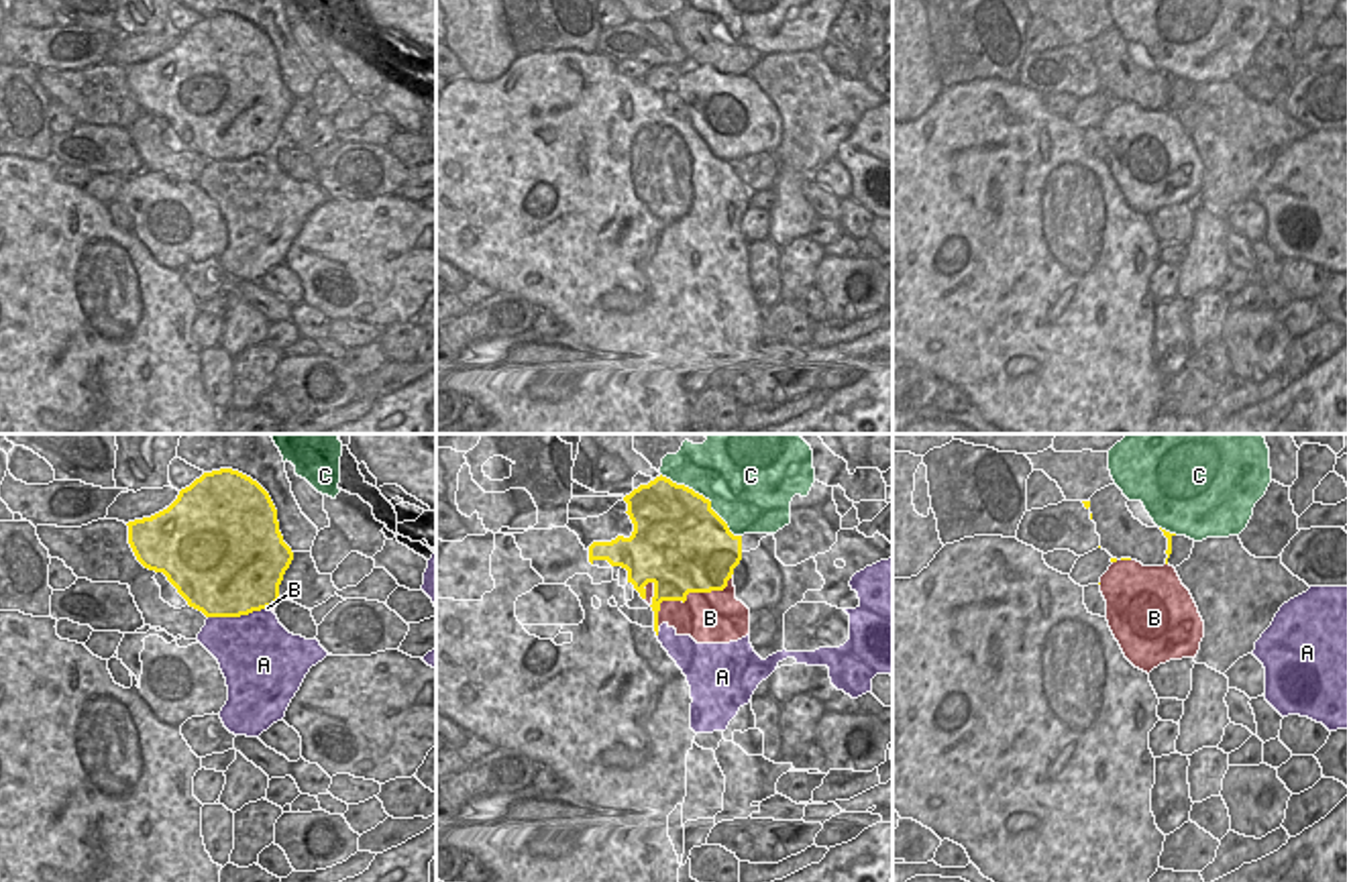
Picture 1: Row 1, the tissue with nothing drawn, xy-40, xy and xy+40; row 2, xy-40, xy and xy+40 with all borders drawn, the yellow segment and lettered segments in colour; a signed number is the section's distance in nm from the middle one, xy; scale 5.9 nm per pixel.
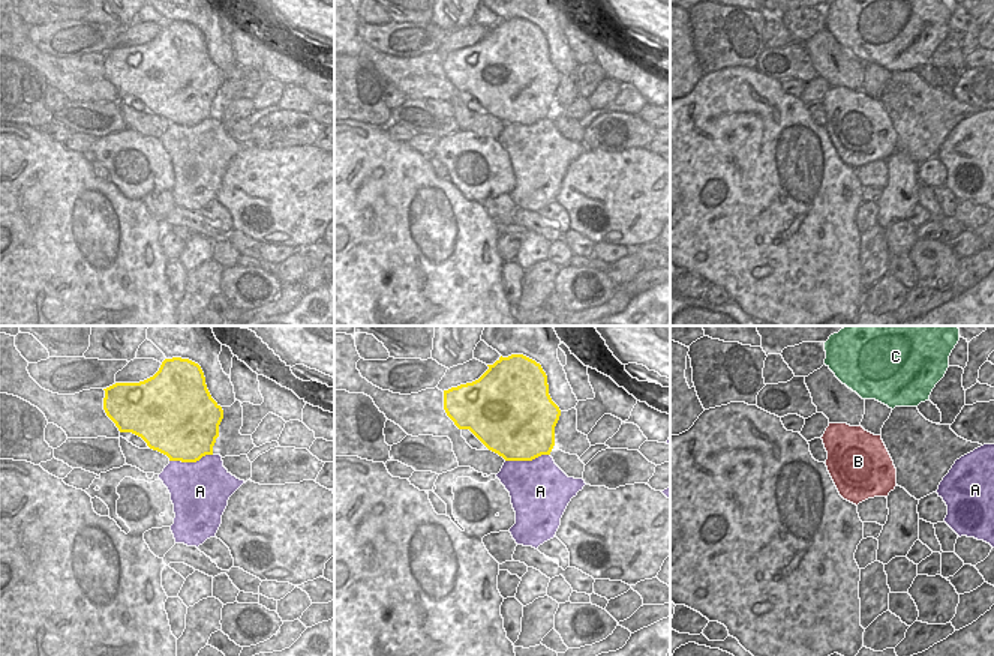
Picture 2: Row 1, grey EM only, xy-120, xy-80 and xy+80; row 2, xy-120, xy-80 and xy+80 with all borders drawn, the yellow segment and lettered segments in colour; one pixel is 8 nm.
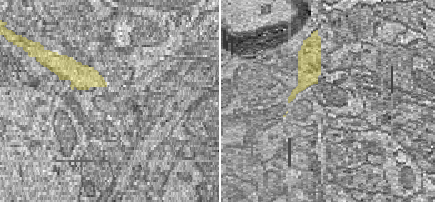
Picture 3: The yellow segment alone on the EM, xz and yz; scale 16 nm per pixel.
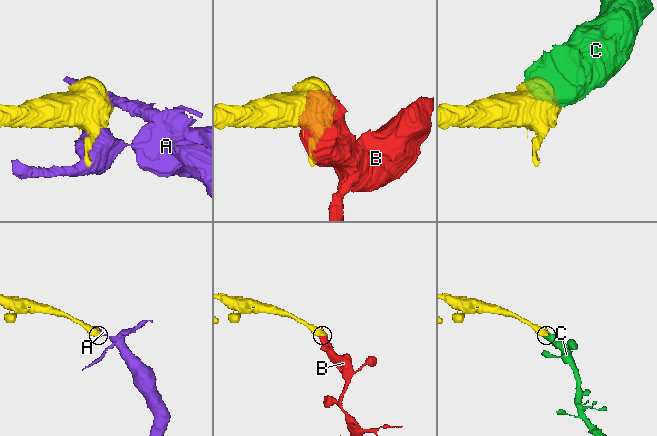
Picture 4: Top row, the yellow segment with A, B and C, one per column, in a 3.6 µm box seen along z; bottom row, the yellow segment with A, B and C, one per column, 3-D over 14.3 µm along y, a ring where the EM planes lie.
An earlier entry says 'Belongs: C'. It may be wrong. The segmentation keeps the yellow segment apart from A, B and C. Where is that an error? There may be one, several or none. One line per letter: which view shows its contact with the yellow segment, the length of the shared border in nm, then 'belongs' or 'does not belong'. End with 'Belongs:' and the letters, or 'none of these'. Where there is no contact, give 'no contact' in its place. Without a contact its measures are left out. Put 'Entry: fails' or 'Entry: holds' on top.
Entry: holds
A: contact in xy-40; length 360 nm; does not belong
B: contact in xy; length 550 nm; does not belong
C: contact in xy; length 600 nm; belongs
Belongs: C

